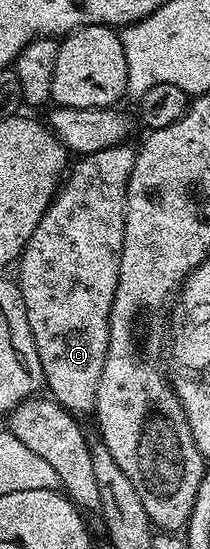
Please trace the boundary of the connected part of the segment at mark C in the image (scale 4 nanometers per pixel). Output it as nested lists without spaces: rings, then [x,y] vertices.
[[[125,142],[118,146],[110,146],[106,150],[98,150],[89,156],[81,156],[71,165],[70,171],[65,175],[59,192],[52,200],[52,205],[42,214],[34,234],[30,234],[28,244],[24,247],[24,253],[19,258],[18,283],[20,293],[26,302],[26,318],[30,322],[30,334],[34,334],[34,346],[38,346],[38,362],[42,362],[44,371],[44,383],[51,399],[61,404],[65,410],[71,412],[77,418],[91,417],[96,411],[96,399],[98,398],[98,382],[102,378],[104,363],[108,357],[108,323],[112,320],[112,303],[118,286],[118,274],[122,266],[124,215],[126,214],[126,198],[128,197],[128,183],[130,174],[134,170],[137,149],[131,148],[131,143]]]

